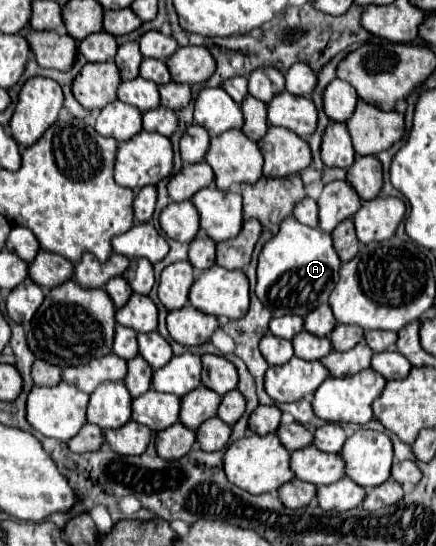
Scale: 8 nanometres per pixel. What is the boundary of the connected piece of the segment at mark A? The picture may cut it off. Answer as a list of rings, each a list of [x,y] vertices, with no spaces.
[[[288,216],[280,224],[278,234],[274,234],[262,246],[258,258],[256,296],[272,312],[272,316],[298,314],[304,318],[310,310],[314,310],[322,302],[328,302],[338,282],[340,264],[342,262],[332,246],[330,234],[318,228],[308,228],[296,218]]]

